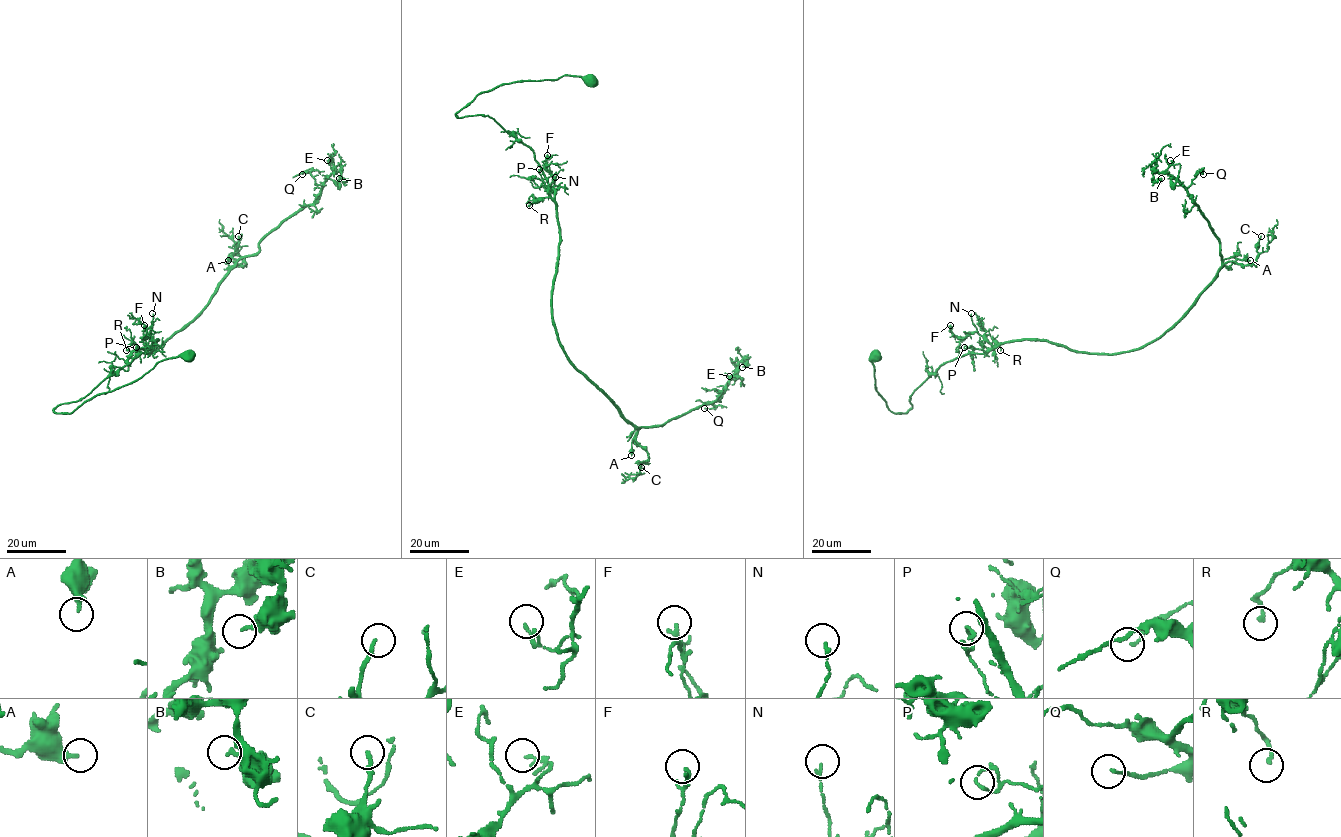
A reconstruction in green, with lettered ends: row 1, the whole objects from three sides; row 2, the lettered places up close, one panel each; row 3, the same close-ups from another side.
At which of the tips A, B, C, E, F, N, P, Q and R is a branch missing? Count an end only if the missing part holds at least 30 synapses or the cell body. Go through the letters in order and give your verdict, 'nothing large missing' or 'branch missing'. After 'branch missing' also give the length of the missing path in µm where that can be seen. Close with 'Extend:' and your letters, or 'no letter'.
A: branch missing; missing 10 µm
B: nothing large missing
C: nothing large missing
E: nothing large missing
F: nothing large missing
N: nothing large missing
P: nothing large missing
Q: nothing large missing
R: nothing large missing
Extend: A

